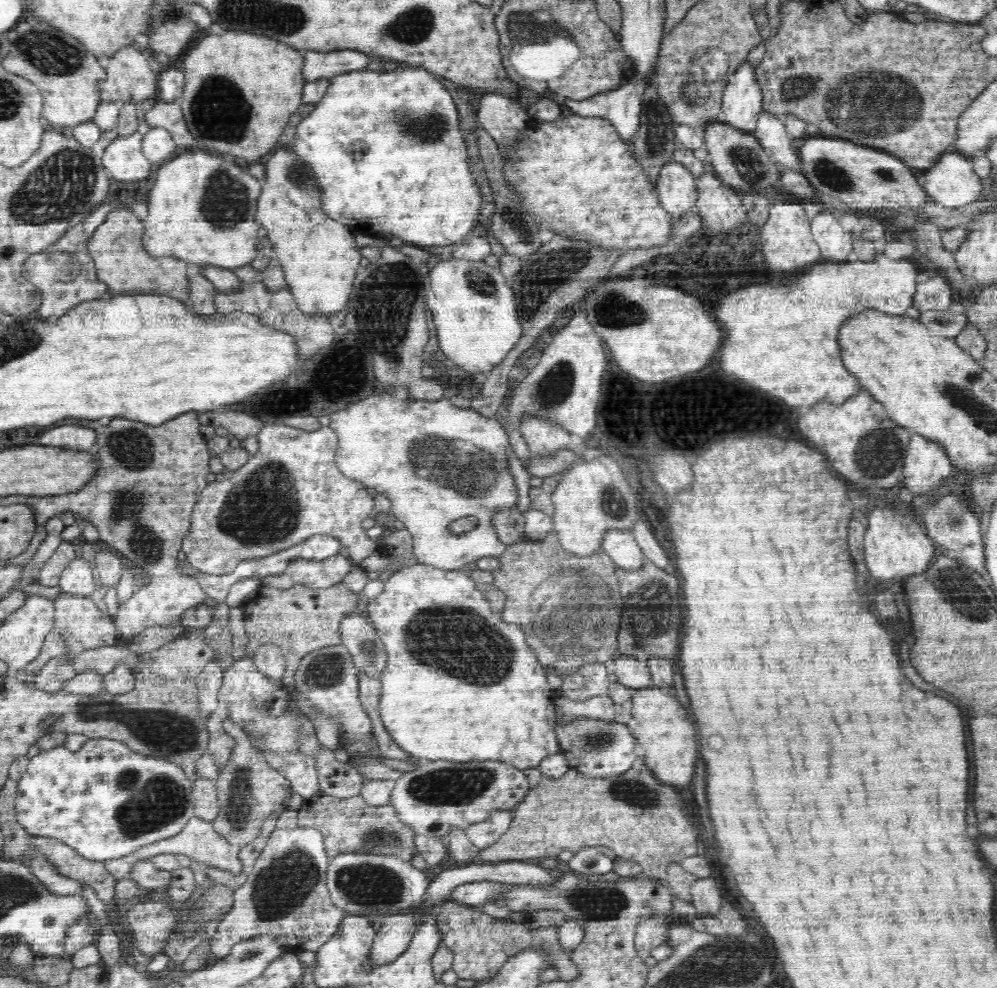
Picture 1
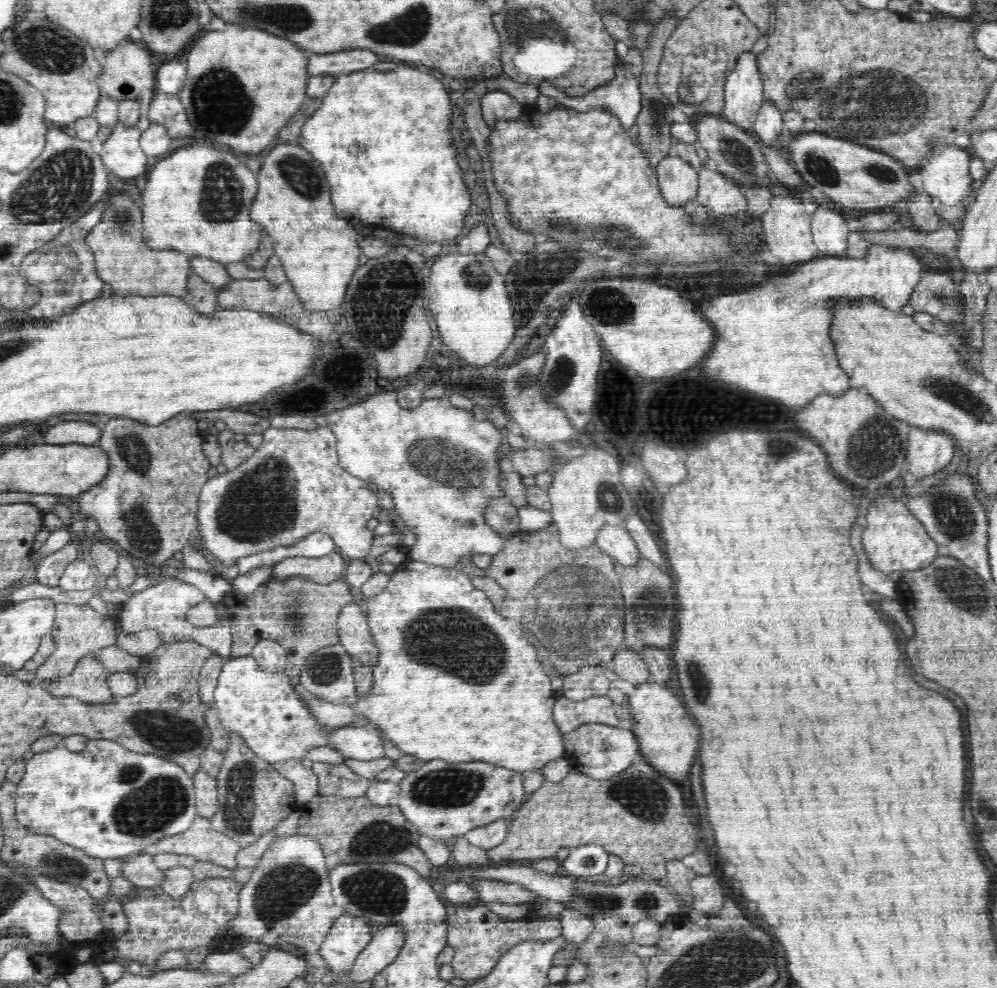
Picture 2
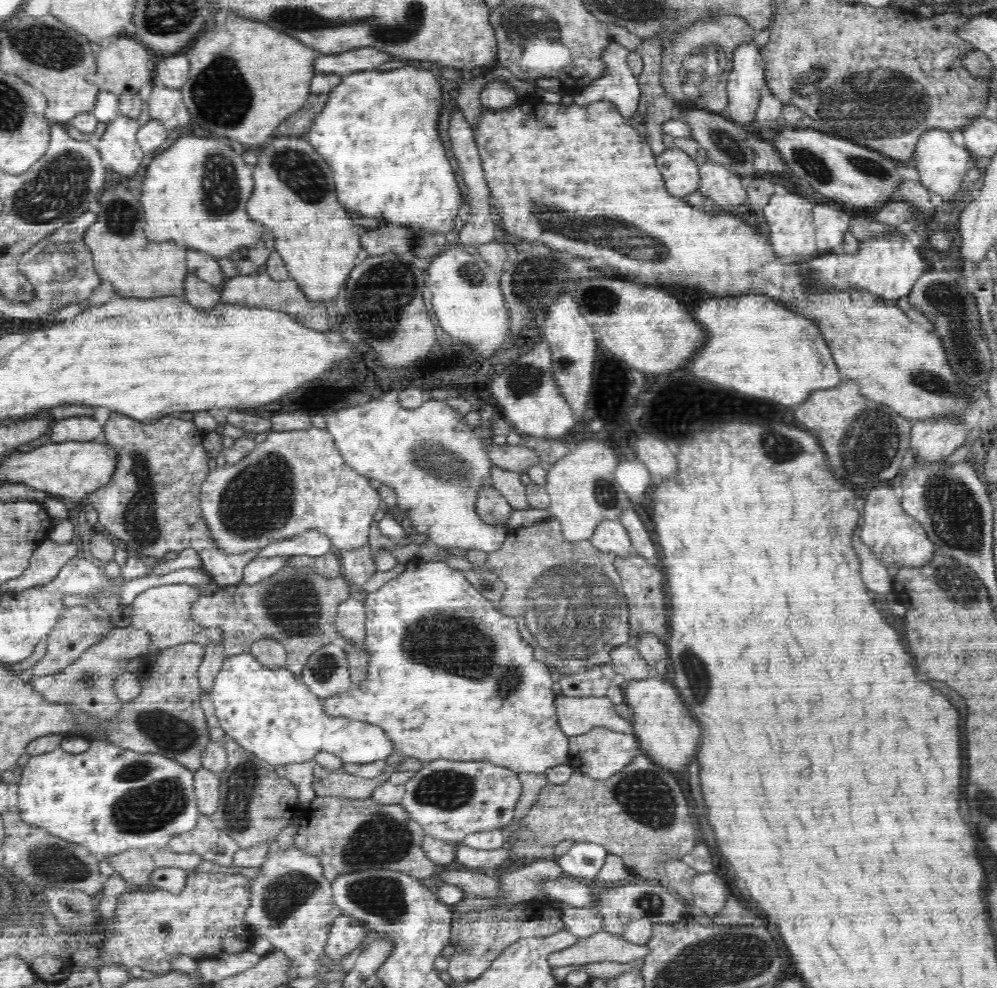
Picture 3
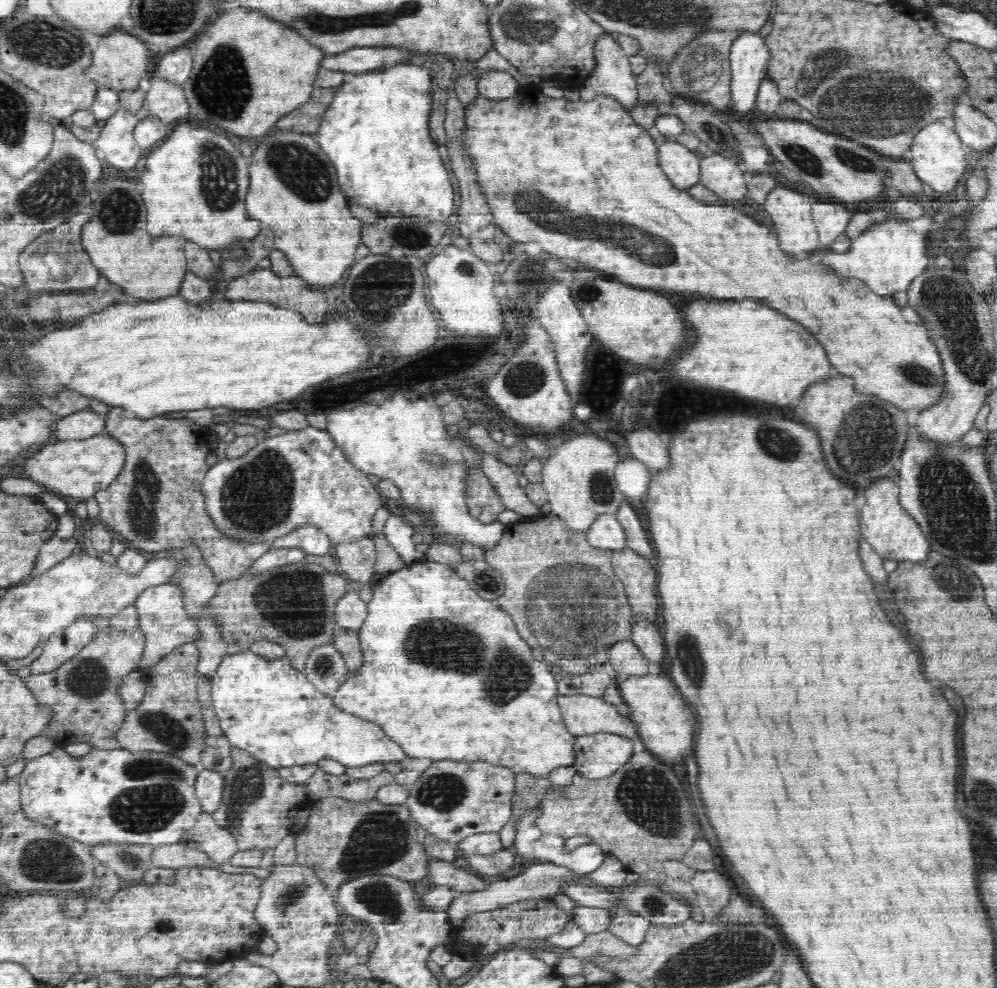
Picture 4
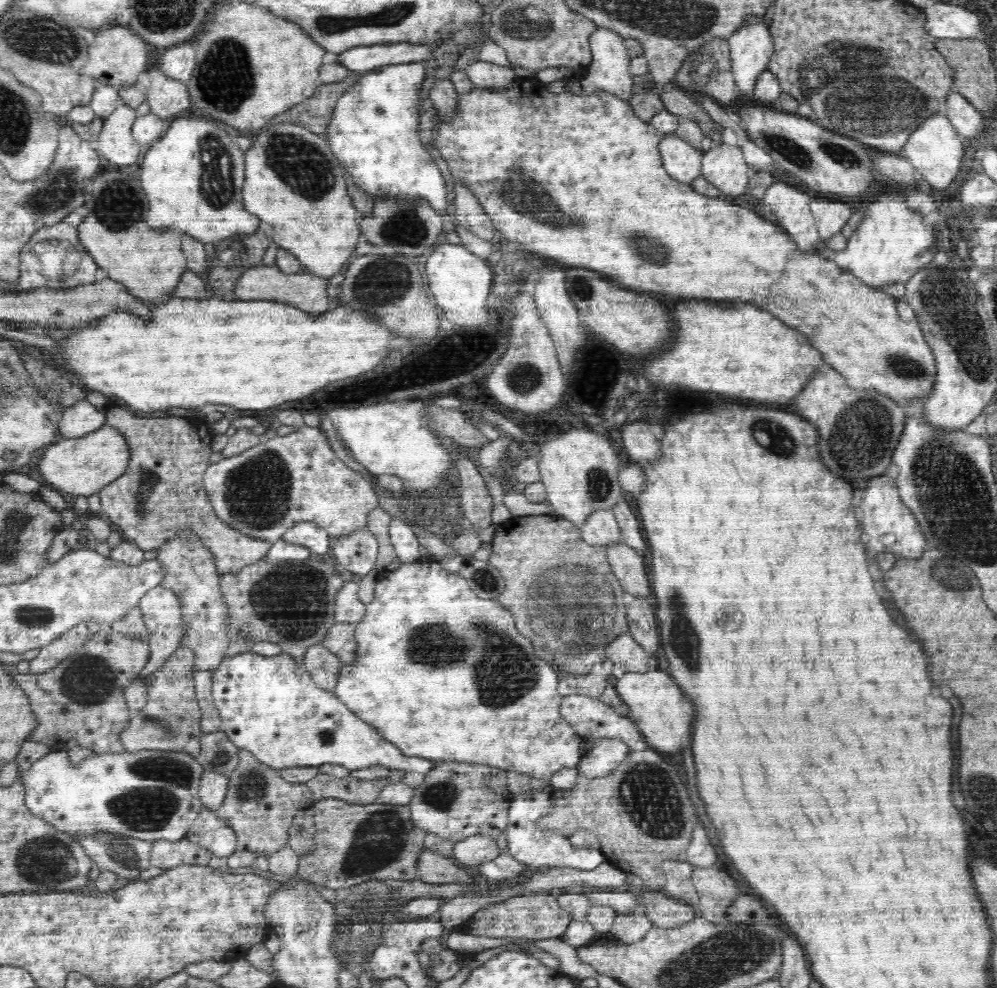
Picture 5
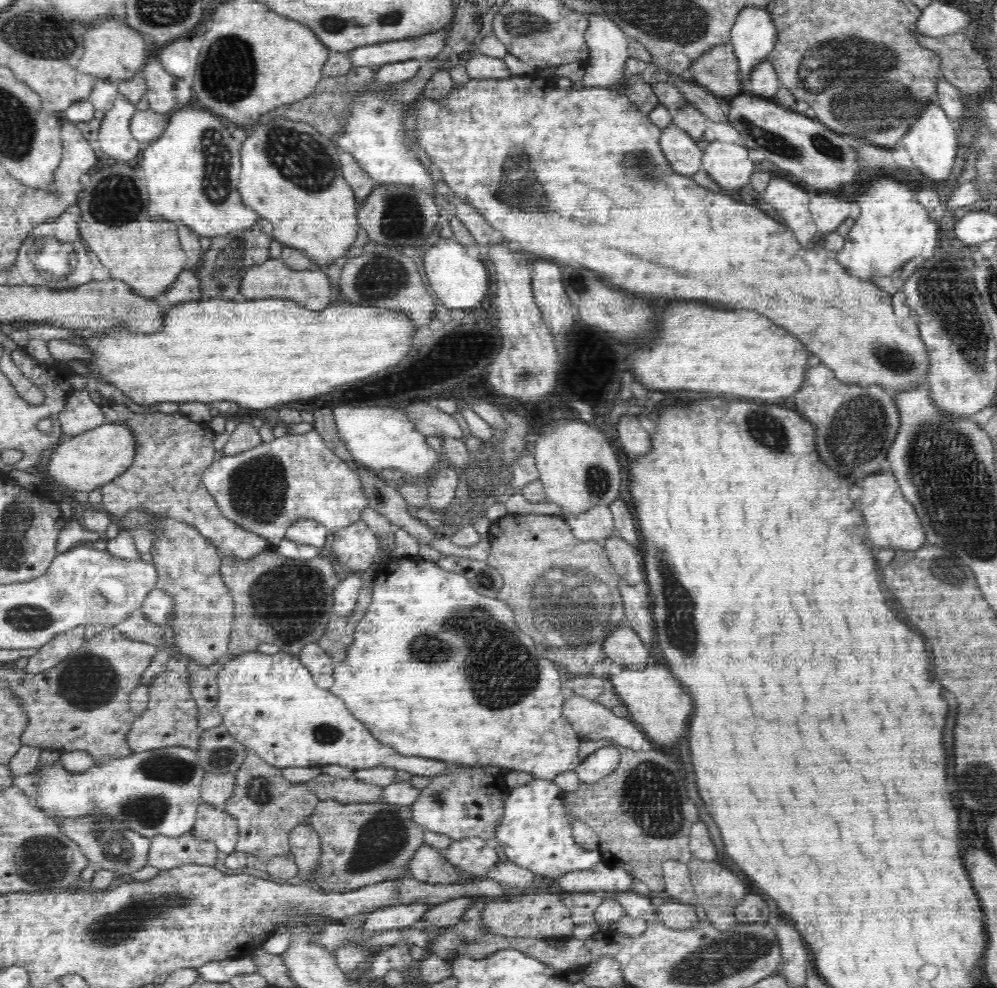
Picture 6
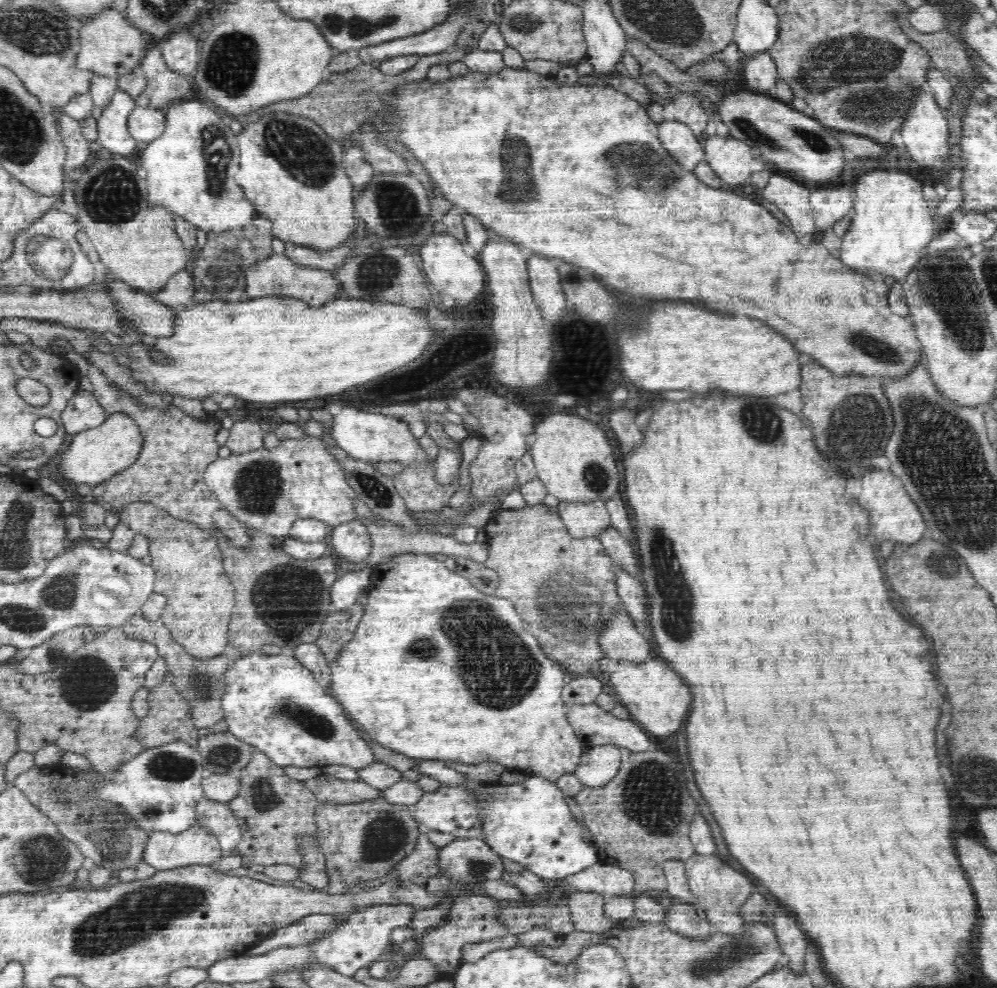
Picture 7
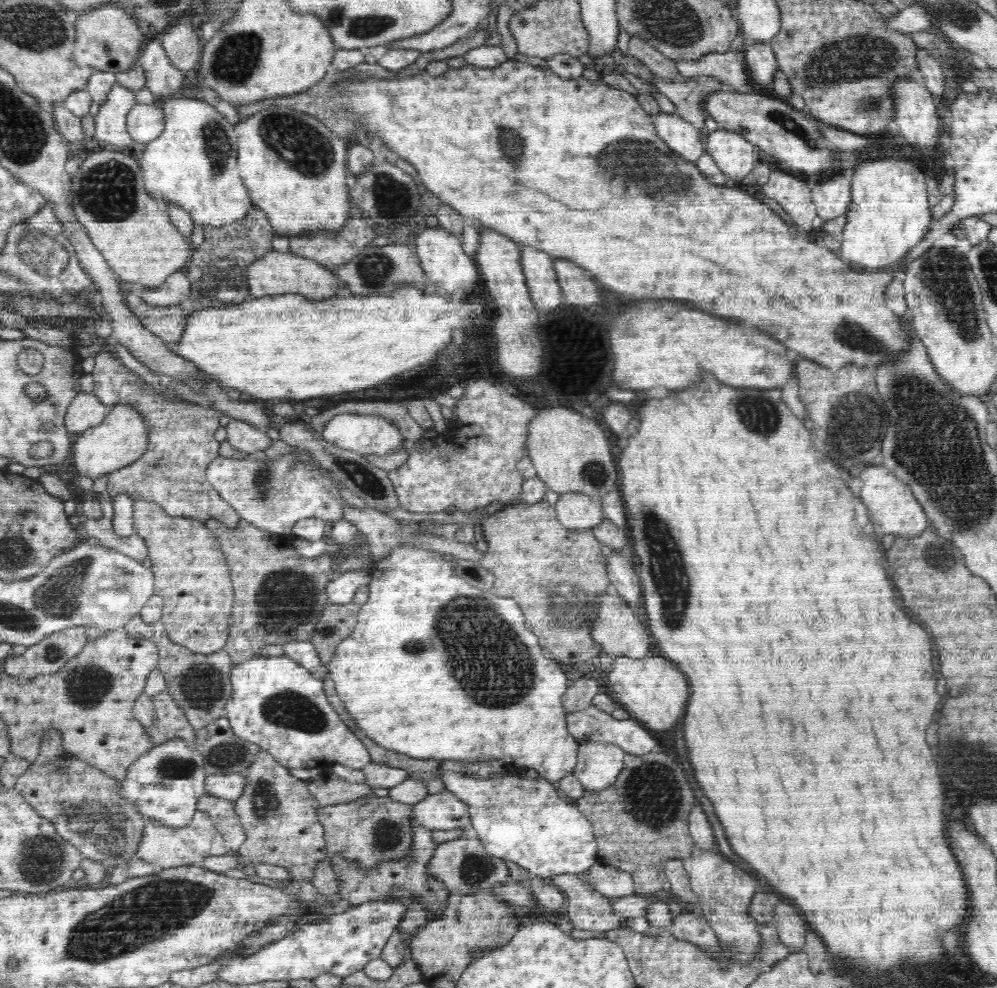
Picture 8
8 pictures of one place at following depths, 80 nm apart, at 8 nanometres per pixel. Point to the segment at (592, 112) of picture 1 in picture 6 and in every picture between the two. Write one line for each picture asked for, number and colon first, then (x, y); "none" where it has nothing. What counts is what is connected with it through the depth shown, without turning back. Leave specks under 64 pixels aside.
2: (621, 96)
3: (618, 86)
4: (612, 76)
5: (608, 71)
6: (607, 42)

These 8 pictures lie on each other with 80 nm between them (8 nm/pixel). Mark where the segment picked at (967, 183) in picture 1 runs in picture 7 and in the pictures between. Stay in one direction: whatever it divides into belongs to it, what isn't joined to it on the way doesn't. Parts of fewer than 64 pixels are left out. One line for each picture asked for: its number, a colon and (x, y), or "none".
2: (945, 174)
3: (942, 165)
4: (937, 157)
5: (934, 148)
6: (931, 141)
7: (925, 132)

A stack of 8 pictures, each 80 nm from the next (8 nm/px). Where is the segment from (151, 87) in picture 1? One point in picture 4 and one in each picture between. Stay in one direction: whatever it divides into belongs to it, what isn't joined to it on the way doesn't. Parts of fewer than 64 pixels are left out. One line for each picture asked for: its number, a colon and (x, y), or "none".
2: (126, 70)
3: (123, 66)
4: (119, 61)

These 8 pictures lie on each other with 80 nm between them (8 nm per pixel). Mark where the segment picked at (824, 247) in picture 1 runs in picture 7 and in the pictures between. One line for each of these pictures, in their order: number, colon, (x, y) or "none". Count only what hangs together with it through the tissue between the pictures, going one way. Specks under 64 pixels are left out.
2: (830, 231)
3: (830, 224)
4: (831, 220)
5: (830, 215)
6: (828, 212)
7: (829, 206)

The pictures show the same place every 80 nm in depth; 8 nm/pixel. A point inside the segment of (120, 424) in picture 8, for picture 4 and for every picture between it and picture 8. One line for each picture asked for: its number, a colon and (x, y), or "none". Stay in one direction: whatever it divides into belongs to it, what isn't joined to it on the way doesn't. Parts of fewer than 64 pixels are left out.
4: (79, 468)
5: (80, 466)
6: (85, 462)
7: (96, 454)

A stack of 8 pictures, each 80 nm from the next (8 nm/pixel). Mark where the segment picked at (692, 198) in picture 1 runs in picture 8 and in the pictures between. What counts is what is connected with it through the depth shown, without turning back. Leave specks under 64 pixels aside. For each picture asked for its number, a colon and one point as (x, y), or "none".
2: (678, 181)
3: (680, 175)
4: (682, 166)
5: (683, 162)
6: (684, 154)
7: (681, 144)
8: (681, 136)

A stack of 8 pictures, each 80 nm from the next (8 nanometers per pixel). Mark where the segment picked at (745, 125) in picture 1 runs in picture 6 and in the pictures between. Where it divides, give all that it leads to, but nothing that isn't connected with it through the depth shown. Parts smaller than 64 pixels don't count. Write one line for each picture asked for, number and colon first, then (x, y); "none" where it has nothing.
2: (743, 96)
3: (746, 80)
4: (749, 55)
5: (751, 47)
6: (753, 36)

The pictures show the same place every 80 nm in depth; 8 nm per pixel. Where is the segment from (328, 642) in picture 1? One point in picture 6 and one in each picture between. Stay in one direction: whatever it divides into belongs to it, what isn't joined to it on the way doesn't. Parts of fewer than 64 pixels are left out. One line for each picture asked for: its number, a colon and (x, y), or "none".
2: (301, 615)
3: (297, 607)
4: (293, 605)
5: (292, 604)
6: (289, 603)

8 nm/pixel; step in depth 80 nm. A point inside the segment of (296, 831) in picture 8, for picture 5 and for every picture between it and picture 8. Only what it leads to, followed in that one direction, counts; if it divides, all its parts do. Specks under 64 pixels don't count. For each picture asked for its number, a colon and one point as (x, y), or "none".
5: (261, 806)
6: (266, 807)
7: (273, 810)

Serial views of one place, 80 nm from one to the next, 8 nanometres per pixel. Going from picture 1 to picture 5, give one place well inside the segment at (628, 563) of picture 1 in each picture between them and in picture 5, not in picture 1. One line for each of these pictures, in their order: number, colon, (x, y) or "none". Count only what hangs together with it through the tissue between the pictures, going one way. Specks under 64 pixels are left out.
2: (613, 539)
3: (610, 536)
4: (606, 533)
5: (602, 529)

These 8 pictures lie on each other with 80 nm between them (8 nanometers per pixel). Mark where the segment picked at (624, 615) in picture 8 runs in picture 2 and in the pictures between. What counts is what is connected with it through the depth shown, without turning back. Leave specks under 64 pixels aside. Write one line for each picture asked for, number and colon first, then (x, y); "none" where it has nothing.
2: (628, 665)
3: (626, 661)
4: (626, 658)
5: (626, 653)
6: (623, 646)
7: (622, 641)

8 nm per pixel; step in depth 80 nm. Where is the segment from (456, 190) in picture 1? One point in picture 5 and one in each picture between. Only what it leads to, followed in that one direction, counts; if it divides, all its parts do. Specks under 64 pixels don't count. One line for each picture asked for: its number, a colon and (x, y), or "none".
2: (383, 138)
3: (378, 131)
4: (375, 130)
5: (372, 129)

